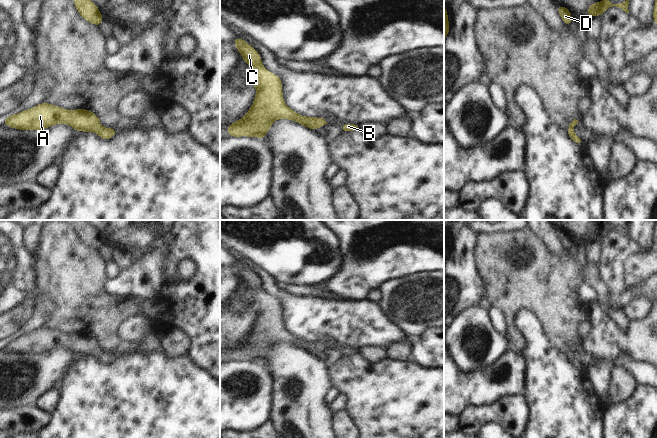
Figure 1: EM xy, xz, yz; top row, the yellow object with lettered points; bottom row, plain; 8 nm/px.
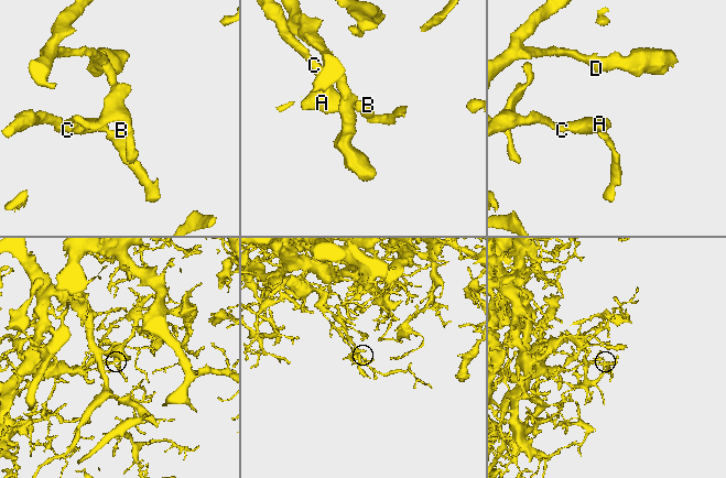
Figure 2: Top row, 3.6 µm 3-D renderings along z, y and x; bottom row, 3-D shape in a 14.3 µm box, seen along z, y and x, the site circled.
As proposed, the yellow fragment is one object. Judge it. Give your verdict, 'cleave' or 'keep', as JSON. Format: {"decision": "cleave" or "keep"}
{"decision": "keep"}

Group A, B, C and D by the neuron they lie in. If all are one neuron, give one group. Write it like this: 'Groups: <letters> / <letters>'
Groups: A B C D.

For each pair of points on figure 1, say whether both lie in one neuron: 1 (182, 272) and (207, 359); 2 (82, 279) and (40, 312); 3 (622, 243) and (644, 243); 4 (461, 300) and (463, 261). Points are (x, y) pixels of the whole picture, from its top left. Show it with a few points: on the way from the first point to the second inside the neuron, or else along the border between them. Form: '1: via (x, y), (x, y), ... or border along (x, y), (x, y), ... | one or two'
1: border along (192, 260), (182, 260), (178, 264), (177, 280) | two
2: border along (37, 295), (55, 301), (49, 324) | two
3: border along (628, 237), (638, 245), (639, 252) | two
4: via (461, 290), (461, 271) | one

